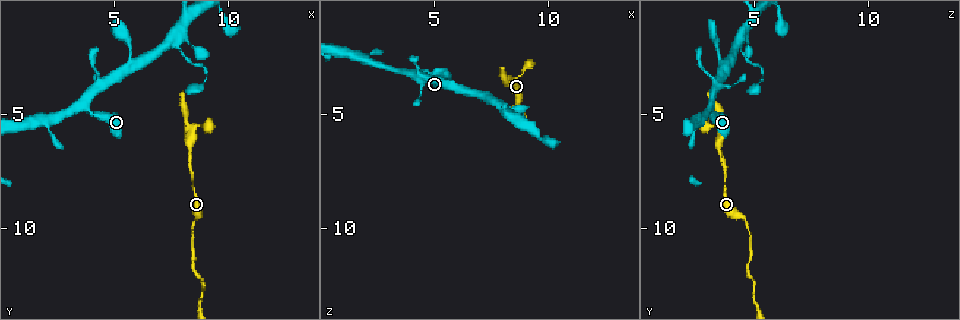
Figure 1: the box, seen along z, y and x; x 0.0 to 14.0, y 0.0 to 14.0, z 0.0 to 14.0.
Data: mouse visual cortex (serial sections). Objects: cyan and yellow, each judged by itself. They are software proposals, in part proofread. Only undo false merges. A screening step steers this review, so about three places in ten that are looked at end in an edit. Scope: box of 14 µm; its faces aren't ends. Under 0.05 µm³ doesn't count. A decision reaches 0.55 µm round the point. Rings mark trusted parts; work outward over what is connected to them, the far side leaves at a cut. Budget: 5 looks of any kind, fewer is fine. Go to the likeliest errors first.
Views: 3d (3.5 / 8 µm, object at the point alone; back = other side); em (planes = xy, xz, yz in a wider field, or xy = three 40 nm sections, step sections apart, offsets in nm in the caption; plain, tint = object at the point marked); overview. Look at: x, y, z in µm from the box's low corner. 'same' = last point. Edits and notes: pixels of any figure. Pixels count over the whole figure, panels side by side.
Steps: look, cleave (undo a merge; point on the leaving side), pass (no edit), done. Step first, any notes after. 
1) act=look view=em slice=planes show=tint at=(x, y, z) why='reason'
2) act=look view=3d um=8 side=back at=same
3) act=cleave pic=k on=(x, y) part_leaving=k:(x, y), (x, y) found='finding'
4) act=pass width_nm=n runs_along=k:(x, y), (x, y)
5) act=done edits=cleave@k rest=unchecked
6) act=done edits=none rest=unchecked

act=look view=3d um=3.5 at=(8.4, 5.6, 3.6) why='three arms meet'

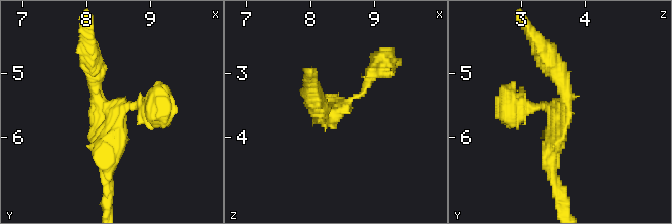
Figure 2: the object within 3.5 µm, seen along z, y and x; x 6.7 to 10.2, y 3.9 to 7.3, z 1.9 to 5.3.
act=look view=em slice=xy step=1 show=tint at=(8.45, 5.70, 3.55) arms=3 arm_widths_nm=150,250,250

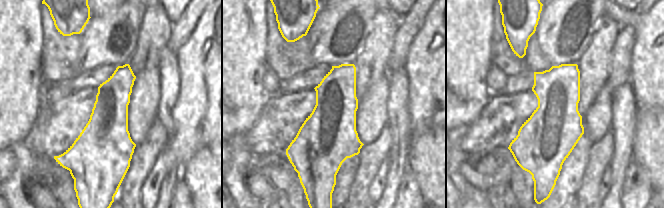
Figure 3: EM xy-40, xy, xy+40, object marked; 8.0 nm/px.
act=look view=em slice=planes show=tint at=same

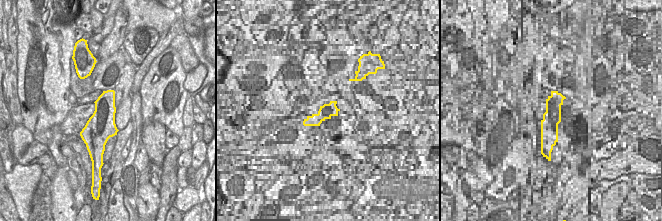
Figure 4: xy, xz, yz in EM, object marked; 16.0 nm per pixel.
act=pass width_nm=460 runs_along=2:(107, 182), (113, 117), (92, 62) found='one cell here'

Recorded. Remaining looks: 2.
act=look view=3d um=8 at=(3.7, 4.8, 3.2) why='abrupt turn'

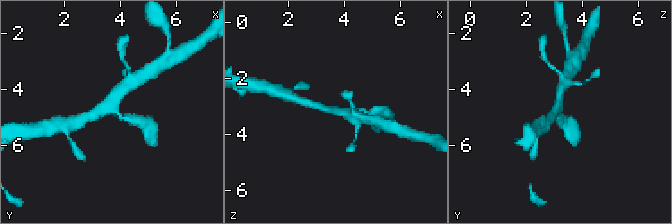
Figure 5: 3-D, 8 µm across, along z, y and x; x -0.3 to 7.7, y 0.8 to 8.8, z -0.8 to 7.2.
act=look view=em slice=xy step=2 show=tint at=(3.8, 4.6, 3.1) arms=3 arm_widths_nm=250,250,350 why='shape alone is not enough'

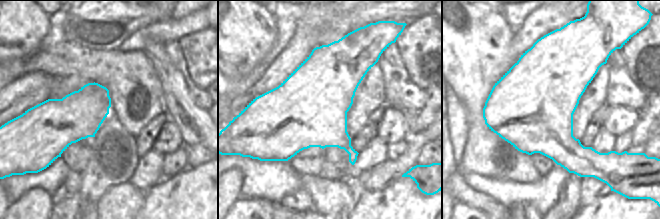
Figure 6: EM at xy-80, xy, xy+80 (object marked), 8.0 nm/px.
act=pass runs_along=5:(139, 120), (113, 108), (130, 84) found='one cell here'

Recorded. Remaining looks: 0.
act=done edits=none rest=unchecked

